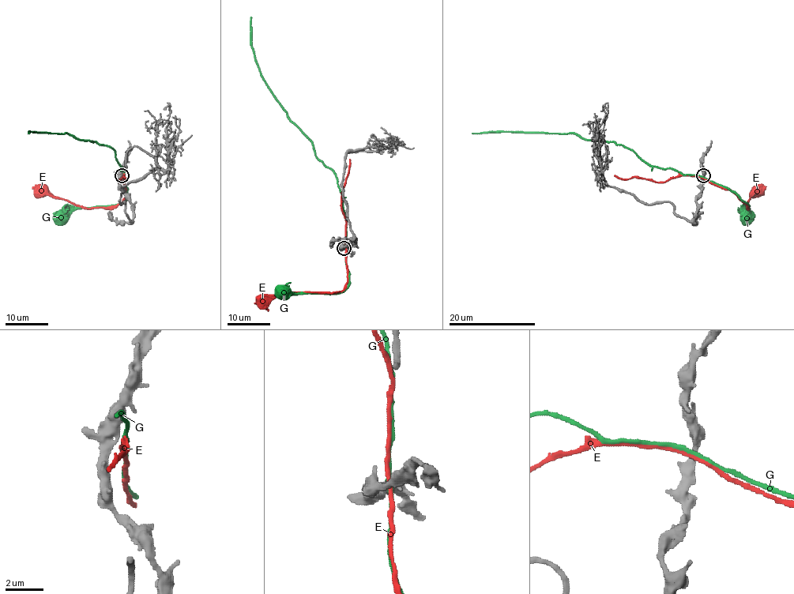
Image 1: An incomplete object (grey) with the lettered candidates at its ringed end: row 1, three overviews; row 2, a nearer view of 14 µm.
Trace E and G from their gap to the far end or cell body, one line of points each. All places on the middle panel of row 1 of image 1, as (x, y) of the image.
E: (345, 246), (348, 283), (341, 291), (272, 295), (265, 302), (254, 303)
G: (345, 248), (348, 286), (344, 290), (338, 293), (292, 293), (283, 290)

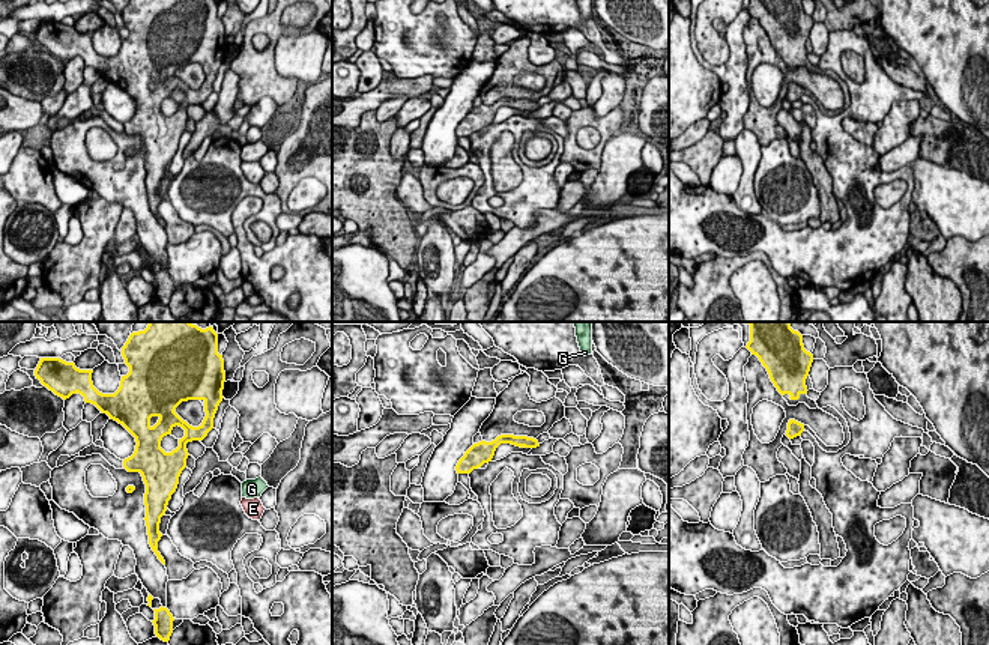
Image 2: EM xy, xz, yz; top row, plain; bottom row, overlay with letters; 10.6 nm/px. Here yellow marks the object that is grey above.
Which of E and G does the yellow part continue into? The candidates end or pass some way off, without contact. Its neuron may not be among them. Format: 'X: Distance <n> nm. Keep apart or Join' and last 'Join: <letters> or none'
E: Distance 700 nm. Join
G: Distance 650 nm. Keep apart
Join: E

